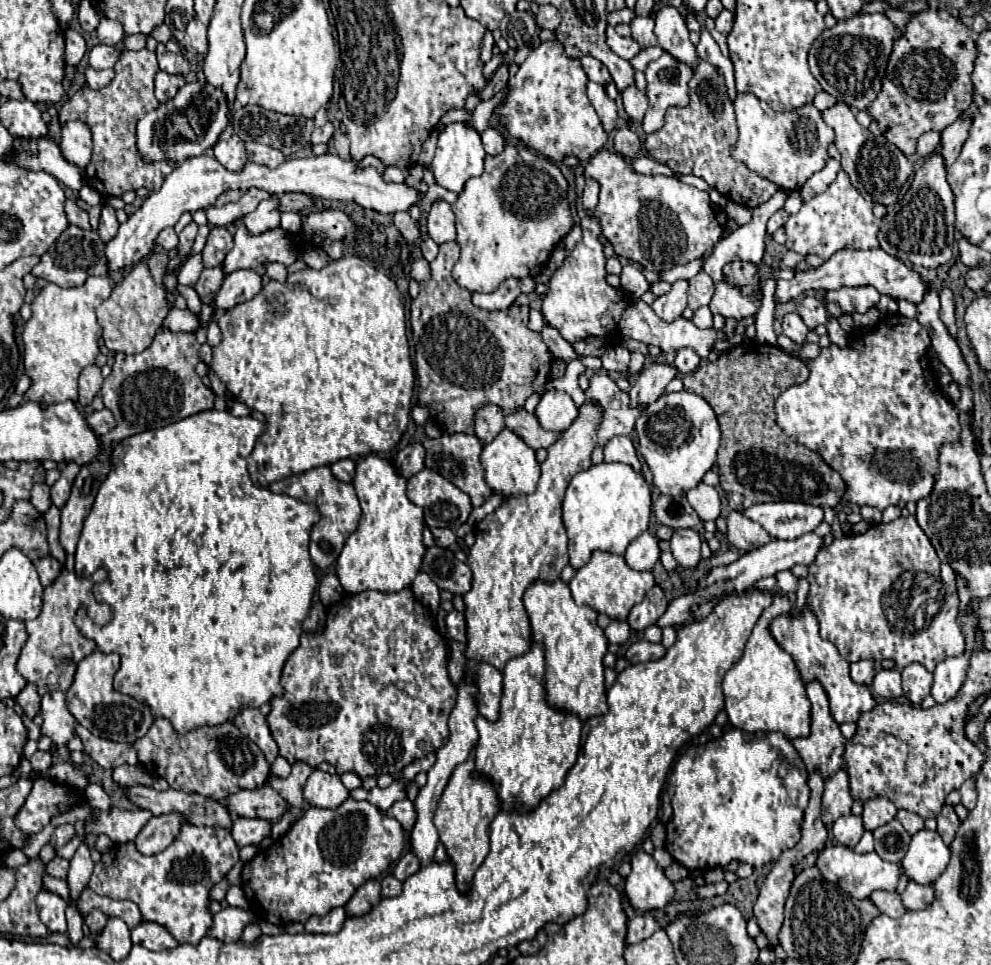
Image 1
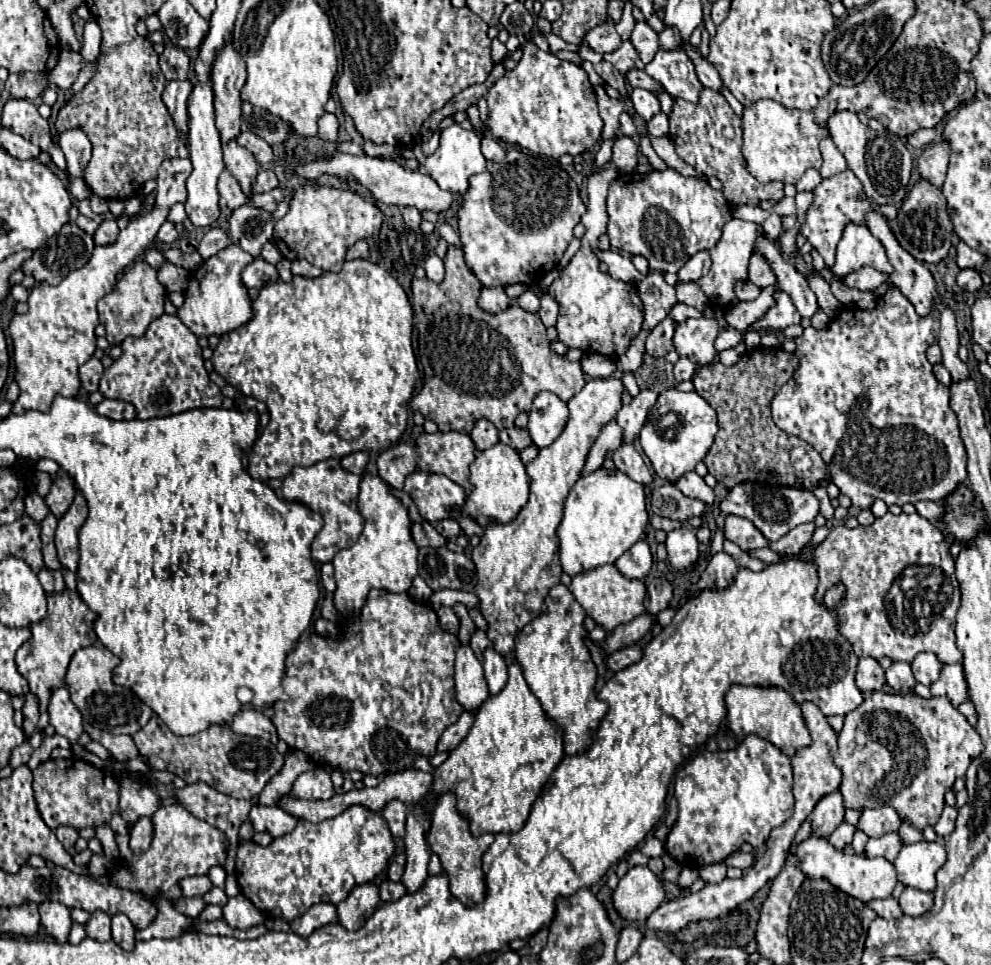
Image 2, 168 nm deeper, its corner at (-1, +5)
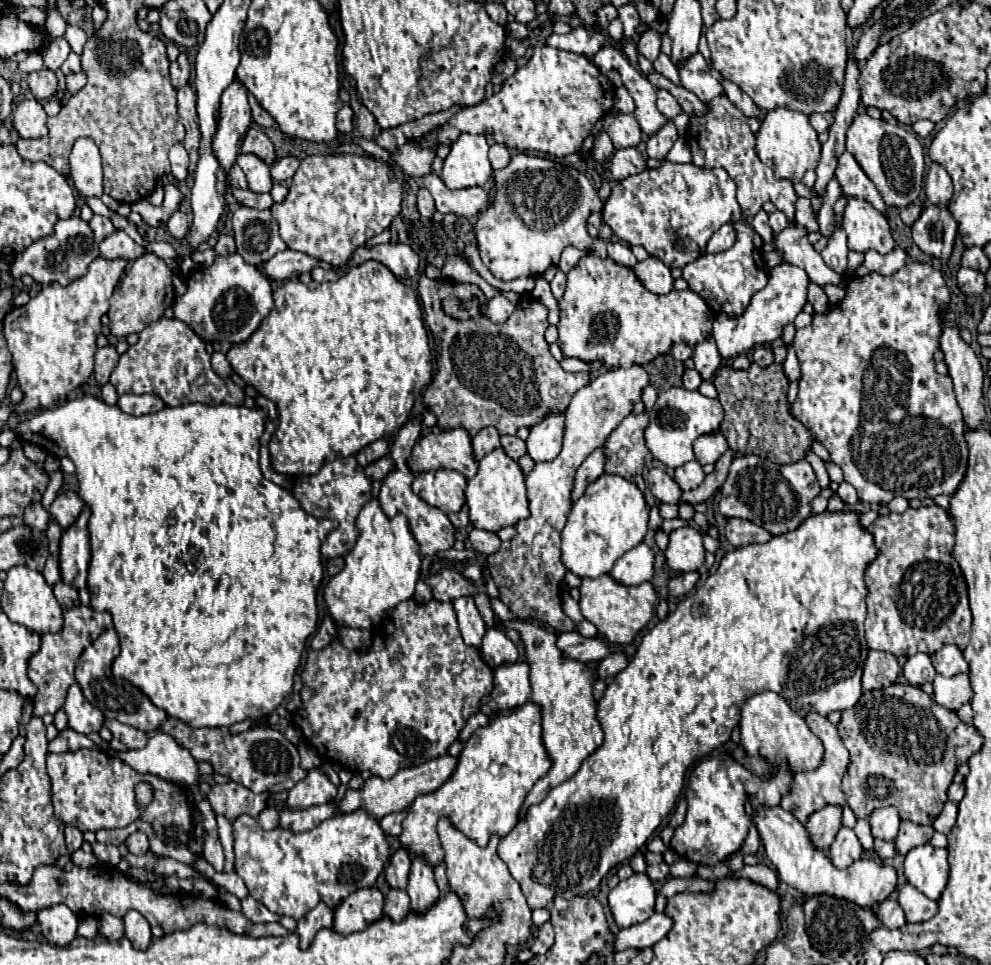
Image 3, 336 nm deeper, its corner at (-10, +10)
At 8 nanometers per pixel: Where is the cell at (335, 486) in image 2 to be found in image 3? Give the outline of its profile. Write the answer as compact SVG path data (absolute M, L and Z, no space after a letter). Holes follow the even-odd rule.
M346 457L346 459L336 459L326 463L320 473L316 475L302 475L296 479L292 495L302 503L302 507L312 513L314 517L324 517L324 519L336 519L338 527L328 535L328 539L322 545L322 557L334 559L334 557L344 557L352 549L352 545L358 539L356 531L356 517L360 509L372 499L370 495L372 481L364 475L362 465L356 461L356 457Z

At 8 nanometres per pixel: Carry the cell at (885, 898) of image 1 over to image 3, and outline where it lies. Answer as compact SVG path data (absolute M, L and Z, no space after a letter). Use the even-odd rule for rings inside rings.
M890 899L882 901L880 911L878 911L876 915L880 917L880 923L882 923L882 927L886 927L886 929L900 929L900 927L906 925L904 911L902 911L902 907L898 905L898 901L890 901Z

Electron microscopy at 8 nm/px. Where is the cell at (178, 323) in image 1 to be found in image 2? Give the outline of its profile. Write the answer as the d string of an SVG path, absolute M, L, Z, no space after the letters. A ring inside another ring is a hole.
M229 244L209 260L205 260L189 278L189 288L185 292L185 304L177 310L177 318L195 334L195 336L211 336L225 334L247 320L251 320L251 300L247 288L241 284L241 270L253 262L255 258L239 246Z

